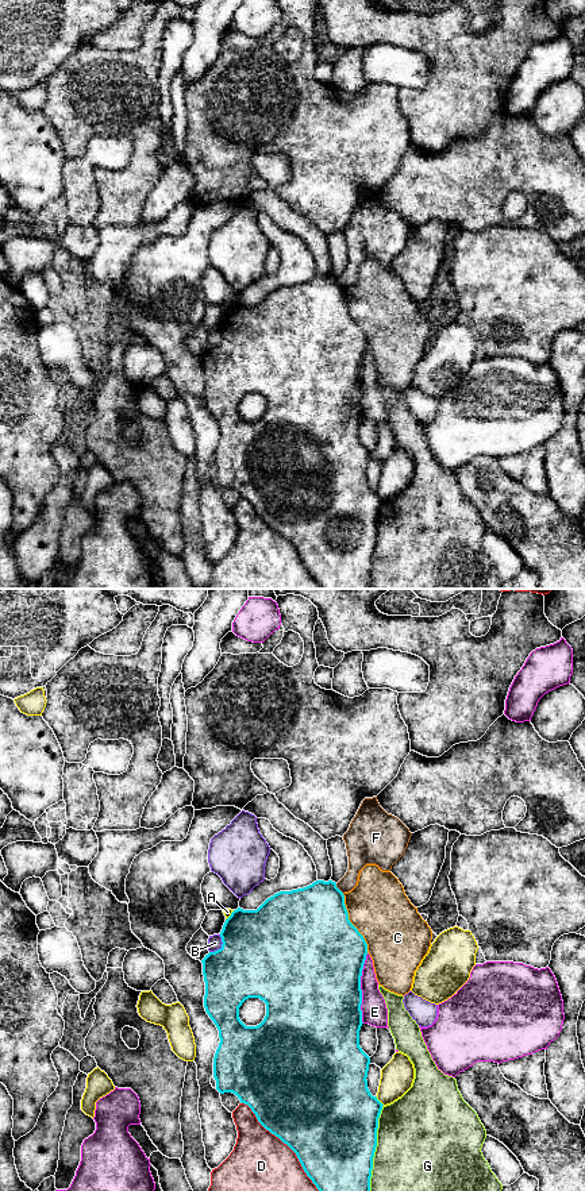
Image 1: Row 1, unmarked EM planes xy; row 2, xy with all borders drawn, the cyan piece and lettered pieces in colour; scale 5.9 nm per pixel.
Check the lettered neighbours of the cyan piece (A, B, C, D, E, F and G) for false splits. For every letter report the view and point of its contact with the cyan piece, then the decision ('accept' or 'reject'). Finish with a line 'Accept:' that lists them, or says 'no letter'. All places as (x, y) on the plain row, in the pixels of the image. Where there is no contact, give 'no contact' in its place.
A: meets cyan in xy at (378, 496); reject
B: meets cyan in xy at (222, 342); reject
C: meets cyan in xy at (351, 319); reject
D: meets cyan in xy at (285, 538); reject
E: meets cyan in xy at (360, 384); reject
F: meets cyan in xy at (338, 284); reject
G: meets cyan in xy at (374, 544); reject
Accept: no letter

